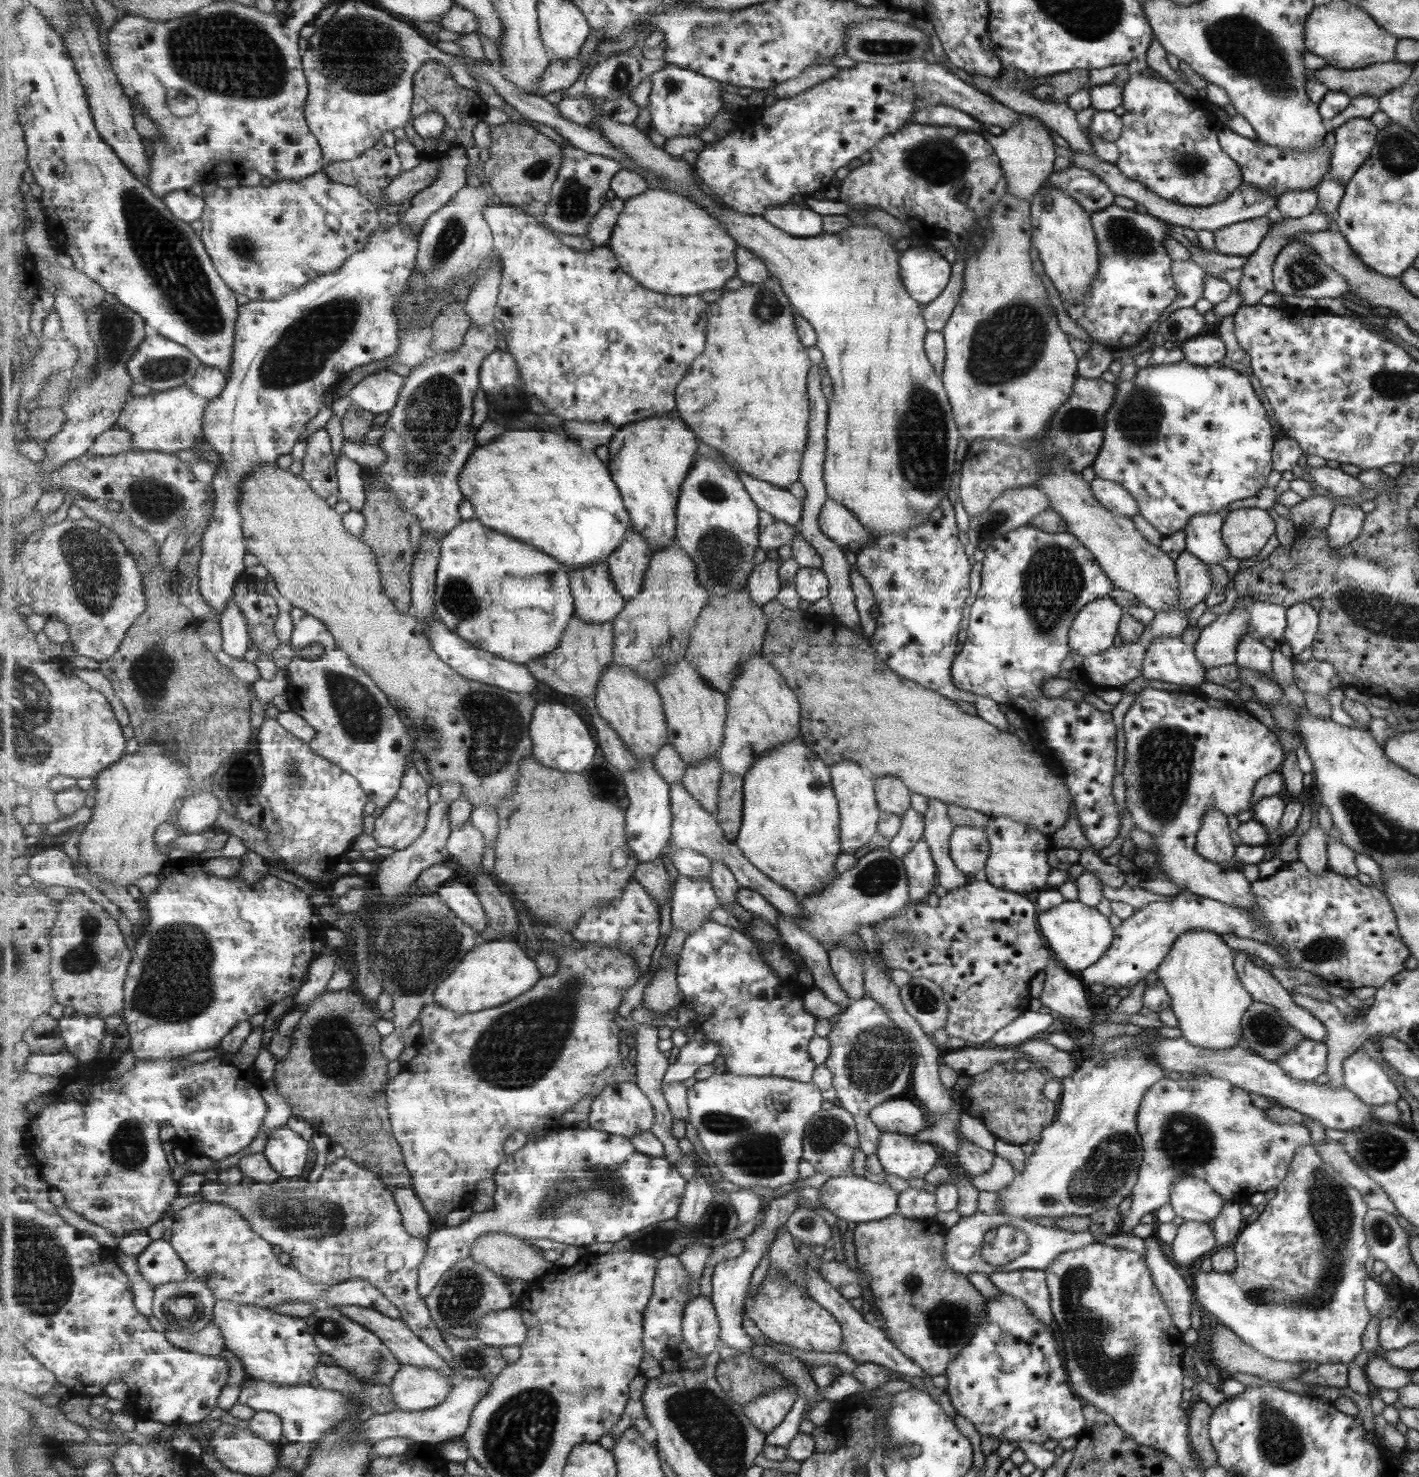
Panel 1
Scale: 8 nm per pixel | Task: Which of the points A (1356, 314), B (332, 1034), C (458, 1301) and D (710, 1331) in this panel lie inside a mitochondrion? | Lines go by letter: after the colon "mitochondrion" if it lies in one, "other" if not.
A: other
B: mitochondrion
C: mitochondrion
D: other

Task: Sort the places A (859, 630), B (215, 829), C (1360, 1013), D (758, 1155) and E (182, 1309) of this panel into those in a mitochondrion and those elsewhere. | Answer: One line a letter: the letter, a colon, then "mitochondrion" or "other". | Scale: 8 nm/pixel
A: other
B: other
C: other
D: mitochondrion
E: mitochondrion

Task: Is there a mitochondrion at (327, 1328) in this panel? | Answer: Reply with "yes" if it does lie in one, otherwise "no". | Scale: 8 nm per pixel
yes

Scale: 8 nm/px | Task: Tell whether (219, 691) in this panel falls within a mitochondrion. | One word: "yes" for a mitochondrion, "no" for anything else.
no

